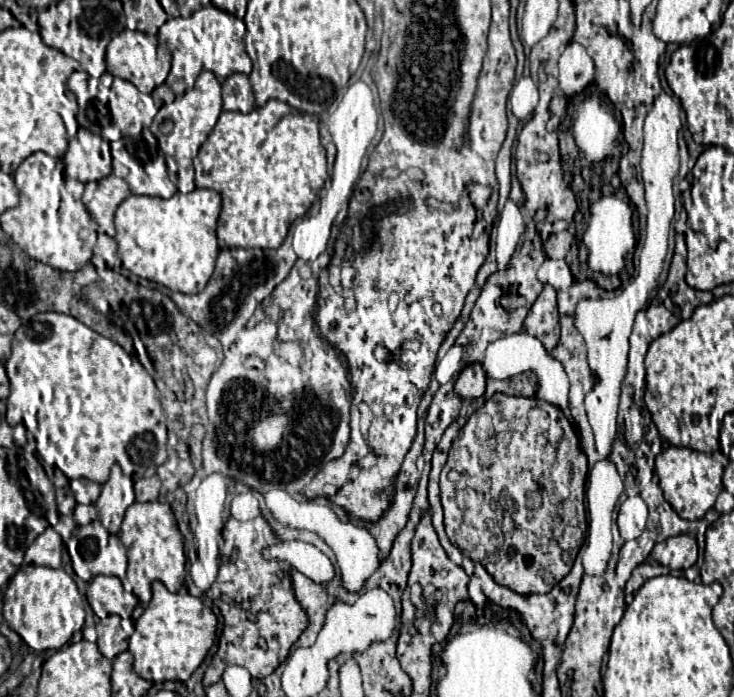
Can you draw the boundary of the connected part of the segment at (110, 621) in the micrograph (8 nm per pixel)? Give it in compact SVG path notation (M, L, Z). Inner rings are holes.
M105 617L103 621L97 623L97 645L99 651L107 657L107 659L115 659L119 653L127 651L129 645L129 635L123 631L121 627L121 617Z

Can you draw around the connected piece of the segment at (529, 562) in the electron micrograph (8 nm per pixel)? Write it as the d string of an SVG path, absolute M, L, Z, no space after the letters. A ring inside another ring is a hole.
M495 393L483 409L473 413L463 425L461 437L453 441L449 459L441 471L441 503L445 511L447 537L463 555L481 563L499 585L523 595L547 593L571 571L571 565L585 541L579 539L577 533L567 533L567 529L581 529L581 537L587 533L587 469L587 455L583 453L579 433L557 405L543 399L537 401L535 397L507 397L503 393ZM533 409L541 411L541 421L531 421ZM449 471L457 471L461 479L455 483L449 481Z

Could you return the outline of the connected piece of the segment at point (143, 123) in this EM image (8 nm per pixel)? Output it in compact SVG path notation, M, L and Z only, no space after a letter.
M115 79L109 93L109 111L113 123L123 135L140 136L143 129L149 128L158 112L151 93L141 93L129 81Z

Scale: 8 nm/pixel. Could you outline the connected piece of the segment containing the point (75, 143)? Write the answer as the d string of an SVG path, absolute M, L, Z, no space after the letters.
M81 127L69 141L63 163L69 177L81 183L99 181L112 172L110 145L100 135Z

